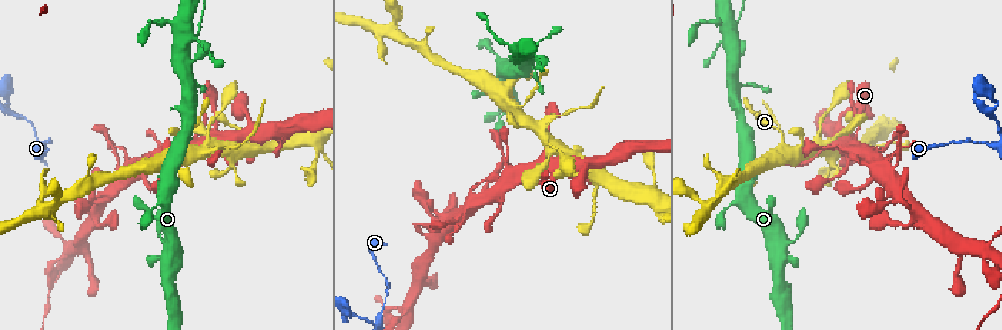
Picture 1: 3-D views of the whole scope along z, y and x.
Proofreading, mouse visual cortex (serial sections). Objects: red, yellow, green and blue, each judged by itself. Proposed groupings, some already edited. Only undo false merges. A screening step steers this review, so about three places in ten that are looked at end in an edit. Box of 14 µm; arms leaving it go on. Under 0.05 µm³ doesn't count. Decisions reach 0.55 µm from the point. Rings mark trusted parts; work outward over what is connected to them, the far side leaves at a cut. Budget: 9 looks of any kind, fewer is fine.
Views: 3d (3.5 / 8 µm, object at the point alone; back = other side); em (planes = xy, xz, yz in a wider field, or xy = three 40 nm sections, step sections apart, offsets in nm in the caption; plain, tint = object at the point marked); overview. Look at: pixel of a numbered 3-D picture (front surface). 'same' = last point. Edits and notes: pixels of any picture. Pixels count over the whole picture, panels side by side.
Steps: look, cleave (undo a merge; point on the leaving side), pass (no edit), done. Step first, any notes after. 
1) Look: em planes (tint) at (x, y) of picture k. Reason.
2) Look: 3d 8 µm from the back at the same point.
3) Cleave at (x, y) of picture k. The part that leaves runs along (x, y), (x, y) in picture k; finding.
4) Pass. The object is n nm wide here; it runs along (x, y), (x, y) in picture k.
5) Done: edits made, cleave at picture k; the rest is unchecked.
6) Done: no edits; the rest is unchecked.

Look: 3d 3.5 µm from the back at (211, 133) of picture 1. Four arms meet.

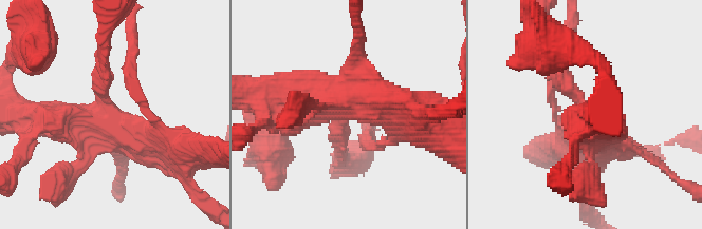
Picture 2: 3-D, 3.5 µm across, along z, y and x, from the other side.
Look: em xy step 5 (tint) at (340, 115) of picture 2. 4 arms meet here; the arms are 200, 200, 450, 500 nm wide.

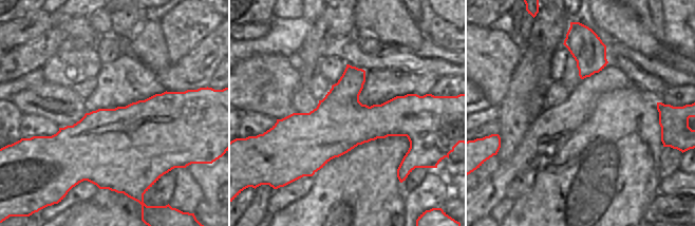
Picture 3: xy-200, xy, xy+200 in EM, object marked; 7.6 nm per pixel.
Pass. The object is 440 nm wide here; it runs along (542, 45), (583, 107), (594, 146) in picture 2; one cell here.

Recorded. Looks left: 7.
Look: 3d 3.5 µm at (189, 36) of picture 1. Sharp bend.

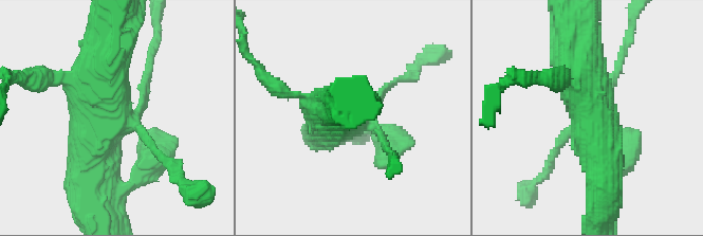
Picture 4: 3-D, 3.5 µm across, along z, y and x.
Look: em xy step 2 (tint) at (120, 120) of picture 4. Now the EM.

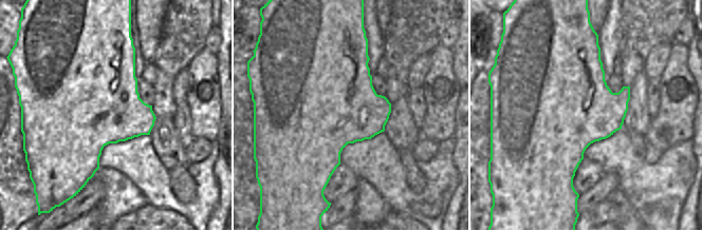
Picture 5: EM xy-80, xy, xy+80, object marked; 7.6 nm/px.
Cleave at (618, 64) of picture 4. The part that leaves runs along (143, 95), (155, 28) in picture 4; a second cell is stuck on.

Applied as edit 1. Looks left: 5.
Look: 3d 3.5 µm at (205, 152) of picture 1. Arms part here.

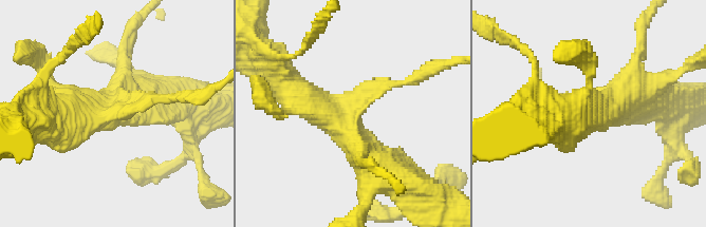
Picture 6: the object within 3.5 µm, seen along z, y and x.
Look: em xy step 2 (tint) at (346, 108) of picture 6. 3 arms meet here; the arms are 200, 450, 500 nm wide.

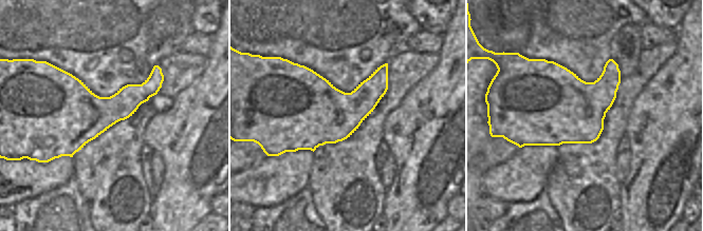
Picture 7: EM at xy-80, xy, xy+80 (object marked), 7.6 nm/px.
Cleave at (415, 78) of picture 6. The part that leaves runs along (381, 87), (413, 81), (454, 60) in picture 6; a second cell is stuck on.

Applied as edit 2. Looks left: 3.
Look: 3d 8 µm from the back at (265, 147) of picture 1. Four or more arms meet.

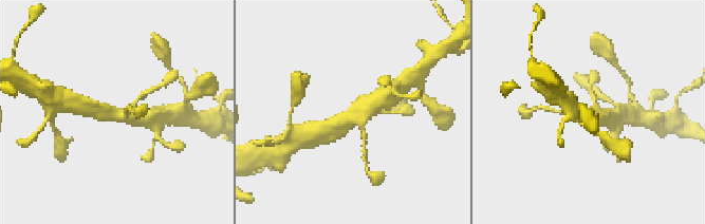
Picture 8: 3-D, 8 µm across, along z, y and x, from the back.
Look: em xy step 3 (tint) at (119, 114) of picture 8.

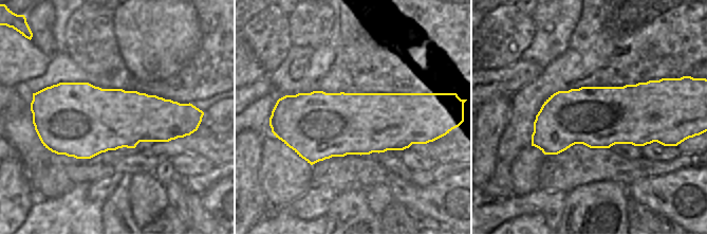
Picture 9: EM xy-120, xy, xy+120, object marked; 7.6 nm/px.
Pass. The arms are 150, 200, 450, 600 nm wide; it runs along (381, 97), (356, 116), (328, 128) in picture 8; all the same cell.

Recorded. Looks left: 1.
Done: edits made, cleave at picture 4, cleave at picture 6; the rest is unchecked.

